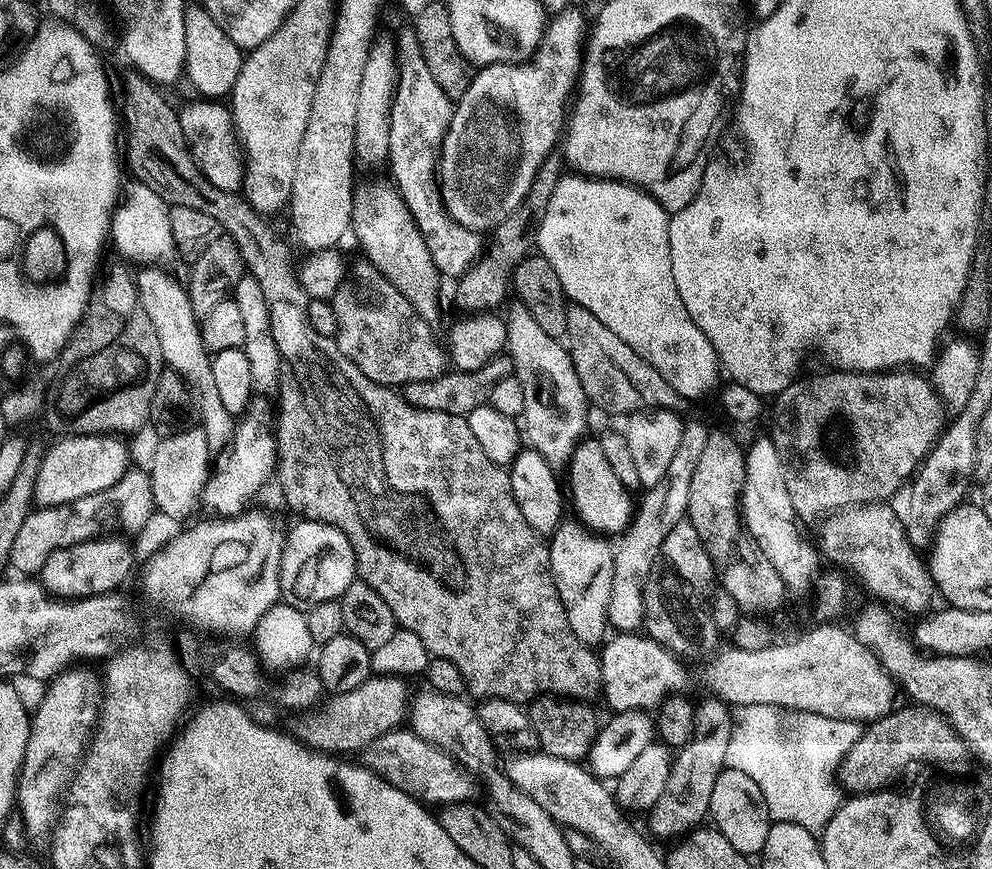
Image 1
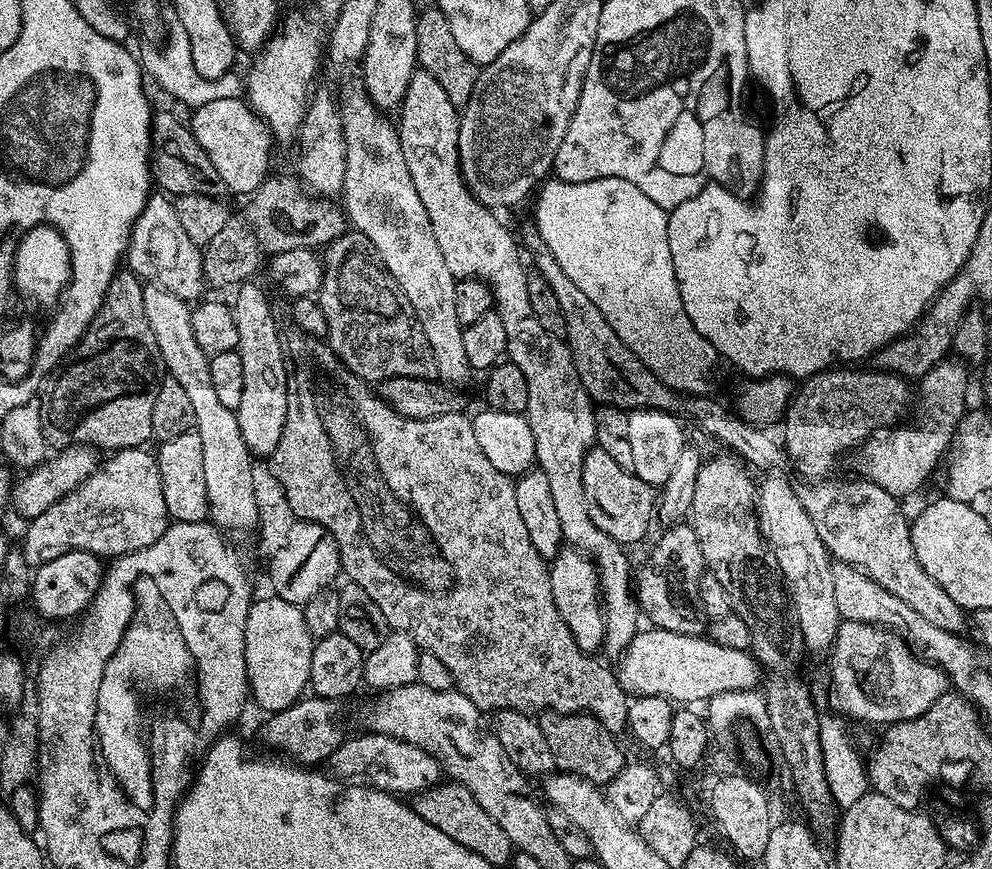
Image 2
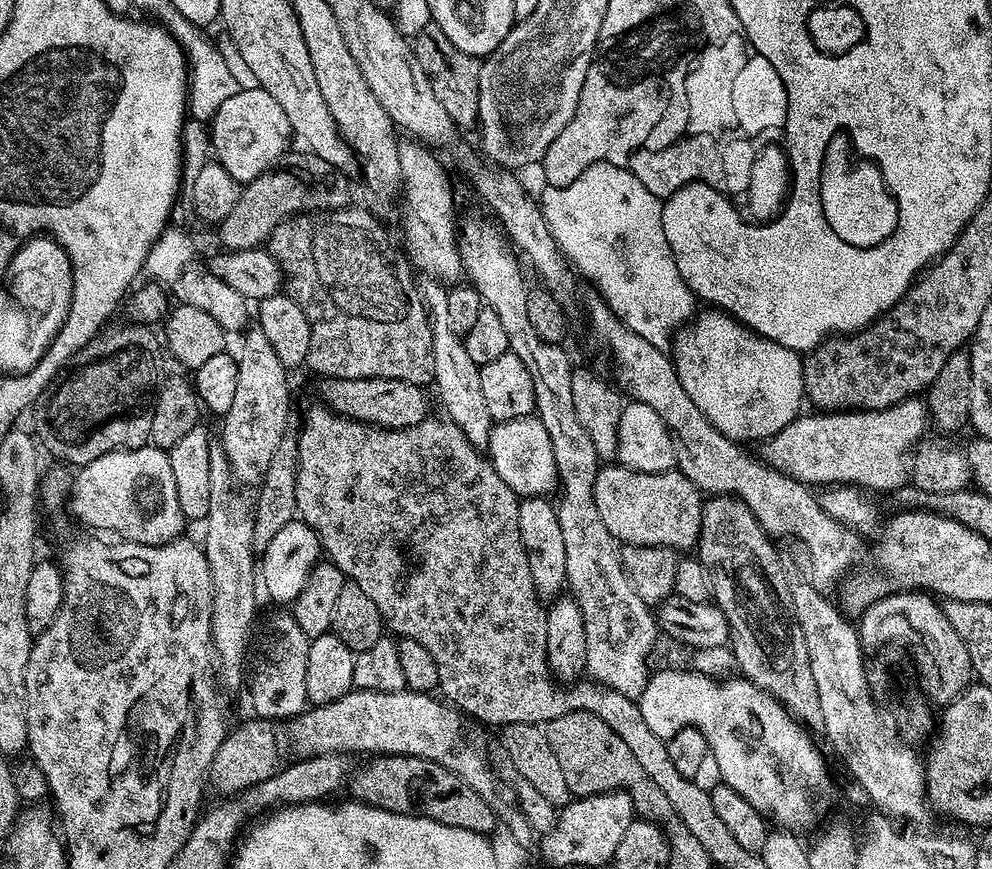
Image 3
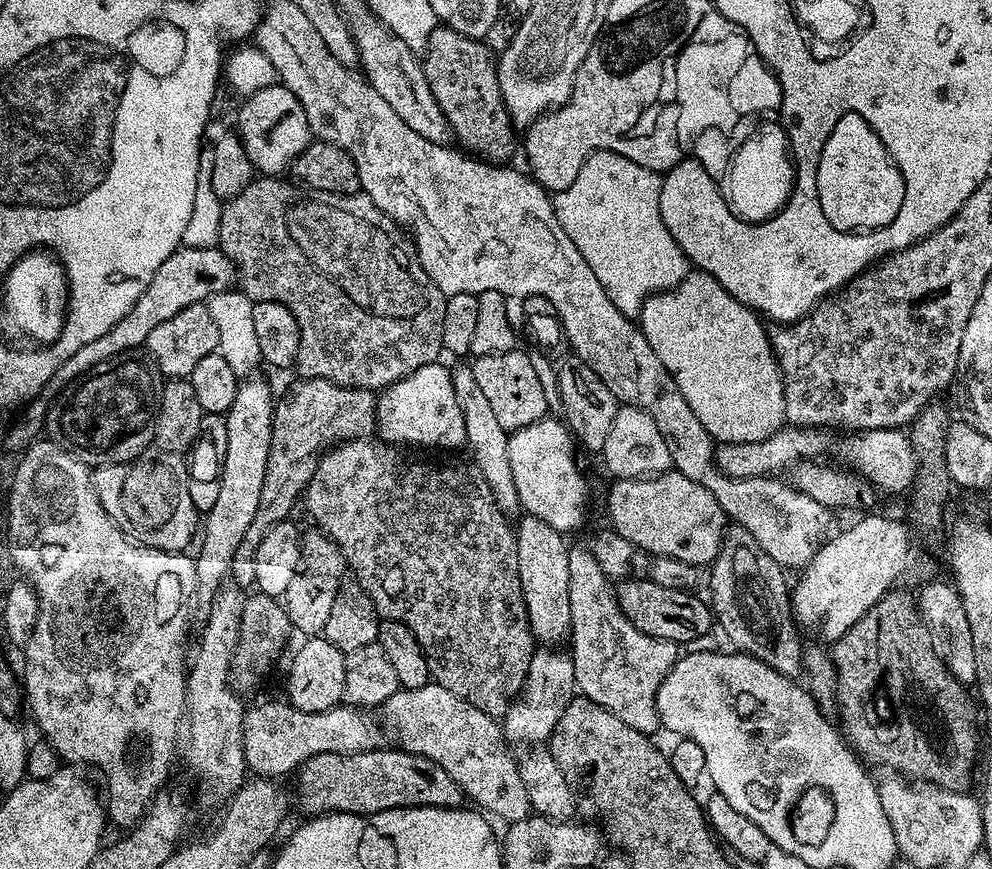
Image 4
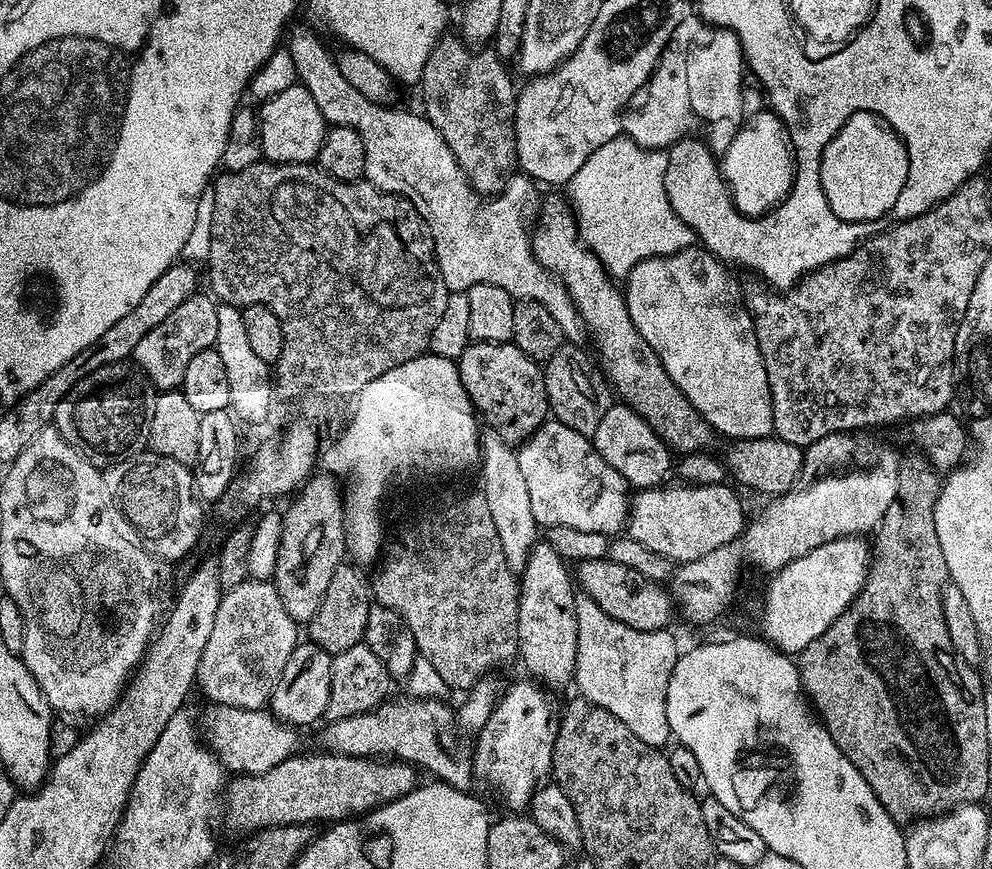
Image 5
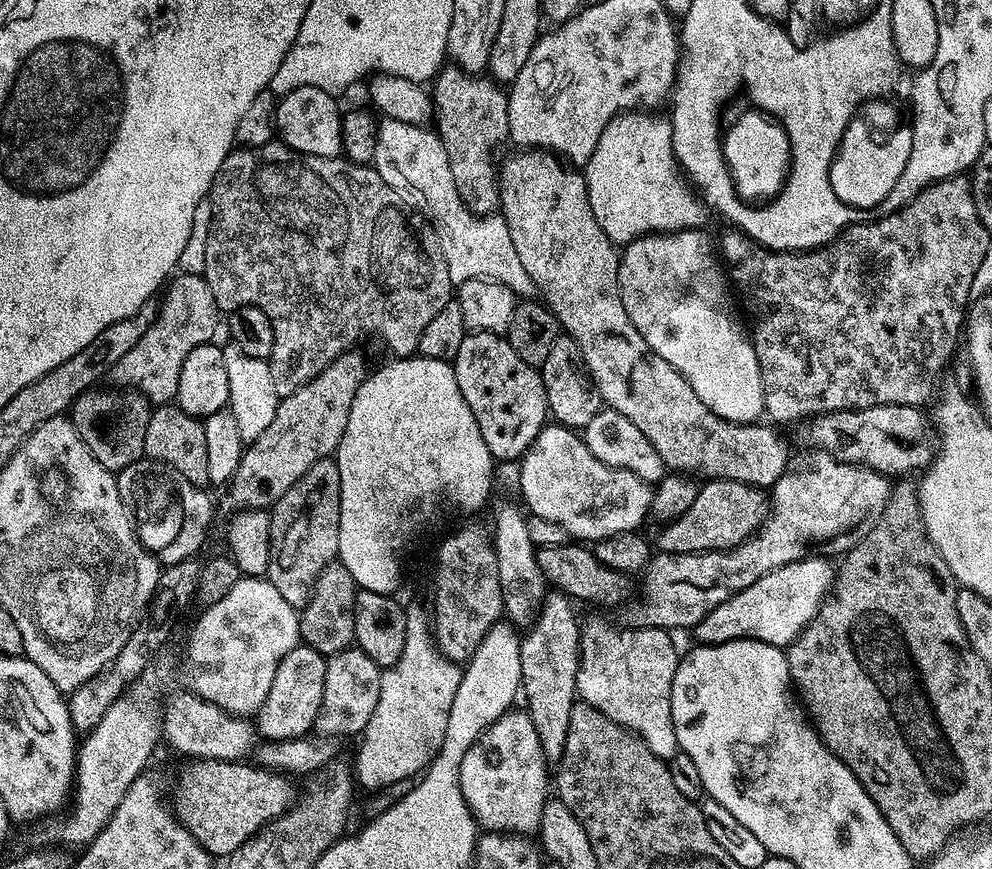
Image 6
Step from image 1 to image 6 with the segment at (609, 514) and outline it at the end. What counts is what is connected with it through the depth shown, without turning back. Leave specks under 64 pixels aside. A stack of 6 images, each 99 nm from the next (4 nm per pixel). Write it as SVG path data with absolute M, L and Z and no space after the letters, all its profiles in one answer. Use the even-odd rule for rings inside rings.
M708 480L694 498L694 506L676 520L665 523L654 544L660 552L721 552L738 546L756 532L768 515L770 500L761 489L742 482Z

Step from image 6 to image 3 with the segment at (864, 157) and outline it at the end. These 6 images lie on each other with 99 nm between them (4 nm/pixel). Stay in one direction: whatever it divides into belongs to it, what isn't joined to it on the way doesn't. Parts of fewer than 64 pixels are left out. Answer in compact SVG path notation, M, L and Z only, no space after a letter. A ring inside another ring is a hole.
M836 140L836 144L830 144L824 151L824 165L818 174L818 183L824 191L828 220L832 221L836 231L855 235L857 239L896 235L898 206L895 196L886 184L880 184L876 168L868 168L868 164L852 164L852 160L848 160L848 144L844 144L844 140Z

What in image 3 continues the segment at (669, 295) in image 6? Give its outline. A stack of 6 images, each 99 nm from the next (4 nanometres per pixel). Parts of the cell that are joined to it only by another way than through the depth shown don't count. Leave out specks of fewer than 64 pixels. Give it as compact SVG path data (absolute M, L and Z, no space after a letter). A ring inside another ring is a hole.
M704 310L704 312L695 317L687 326L677 331L670 345L670 359L676 367L678 374L678 382L682 382L682 390L686 390L686 394L690 394L690 402L694 402L694 406L698 406L698 410L702 410L704 417L723 434L730 437L731 440L737 442L745 442L744 440L758 440L757 442L765 442L770 440L772 436L778 434L784 427L789 426L793 419L801 415L800 403L805 403L804 395L804 366L802 356L799 352L792 352L789 348L778 346L766 338L755 335L748 331L743 324L739 324L734 317L729 316L727 312L719 310Z

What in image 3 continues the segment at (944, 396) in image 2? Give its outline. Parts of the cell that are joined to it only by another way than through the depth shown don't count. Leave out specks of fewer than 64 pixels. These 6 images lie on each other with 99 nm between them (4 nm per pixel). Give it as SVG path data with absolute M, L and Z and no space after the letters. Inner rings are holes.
M912 397L906 399L901 403L895 404L892 407L882 408L878 411L870 411L868 409L857 410L836 410L833 412L814 413L810 416L802 414L792 420L789 426L784 427L778 434L771 437L770 440L765 441L762 445L761 459L769 464L769 467L776 468L784 475L793 477L796 481L807 486L815 486L814 484L824 484L820 486L850 486L859 487L866 490L882 490L886 493L893 492L900 487L907 485L911 475L911 455L916 445L925 437L926 428L930 426L930 415L927 403L921 397Z

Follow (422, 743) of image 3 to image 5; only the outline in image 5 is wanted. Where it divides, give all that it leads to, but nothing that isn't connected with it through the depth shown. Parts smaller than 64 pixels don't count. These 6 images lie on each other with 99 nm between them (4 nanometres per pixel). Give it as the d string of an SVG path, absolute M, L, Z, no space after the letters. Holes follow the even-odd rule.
M225 704L209 707L202 720L202 736L220 763L234 774L260 776L297 751L297 729L264 708L231 708Z

